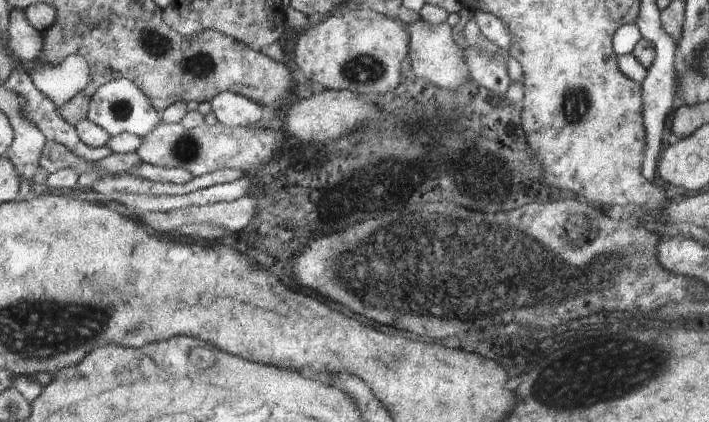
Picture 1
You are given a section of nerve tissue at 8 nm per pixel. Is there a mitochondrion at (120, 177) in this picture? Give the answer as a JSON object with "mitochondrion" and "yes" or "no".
{"mitochondrion":"no"}

